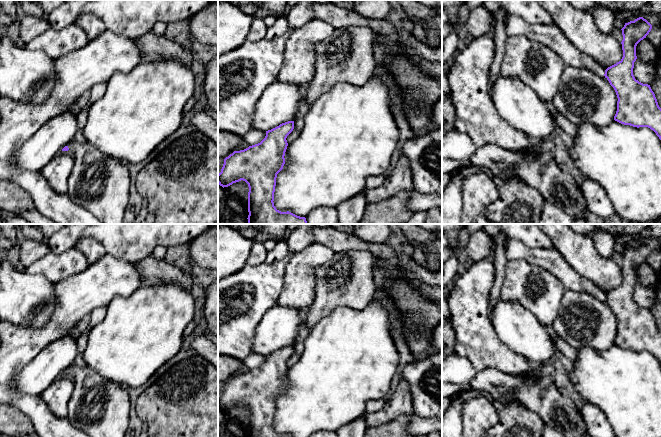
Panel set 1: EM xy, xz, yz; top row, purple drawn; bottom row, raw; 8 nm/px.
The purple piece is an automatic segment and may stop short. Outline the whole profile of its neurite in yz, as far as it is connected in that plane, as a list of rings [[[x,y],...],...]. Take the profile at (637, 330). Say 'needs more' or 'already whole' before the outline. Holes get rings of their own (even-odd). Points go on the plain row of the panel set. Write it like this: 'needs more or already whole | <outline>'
already whole | [[[643,241],[625,247],[621,253],[623,259],[621,266],[623,281],[619,286],[608,291],[605,294],[604,300],[614,312],[618,322],[614,344],[621,348],[637,352],[648,351],[653,354],[661,364],[661,332],[658,329],[655,318],[650,309],[639,306],[633,299],[634,286],[637,283],[636,270],[641,264],[646,262],[651,253],[652,249]]]

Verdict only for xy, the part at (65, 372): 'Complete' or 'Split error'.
Split error

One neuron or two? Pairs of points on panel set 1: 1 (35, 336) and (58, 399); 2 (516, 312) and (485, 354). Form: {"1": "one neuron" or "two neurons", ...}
{"1": "two neurons", "2": "two neurons"}

